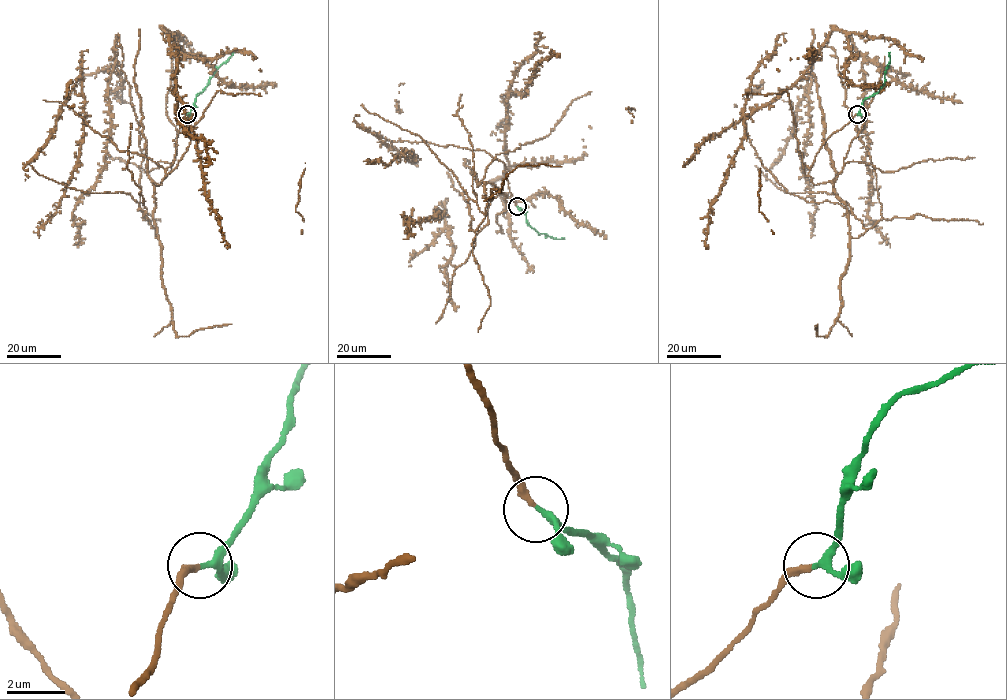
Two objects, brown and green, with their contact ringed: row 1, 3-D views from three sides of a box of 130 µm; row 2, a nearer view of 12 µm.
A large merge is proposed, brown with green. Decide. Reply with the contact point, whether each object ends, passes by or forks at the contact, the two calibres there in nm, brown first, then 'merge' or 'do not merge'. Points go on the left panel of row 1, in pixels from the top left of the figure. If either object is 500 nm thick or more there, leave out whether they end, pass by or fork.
place (187, 114); brown ends; green passes by; calibres 220 and 190 nm; merge

